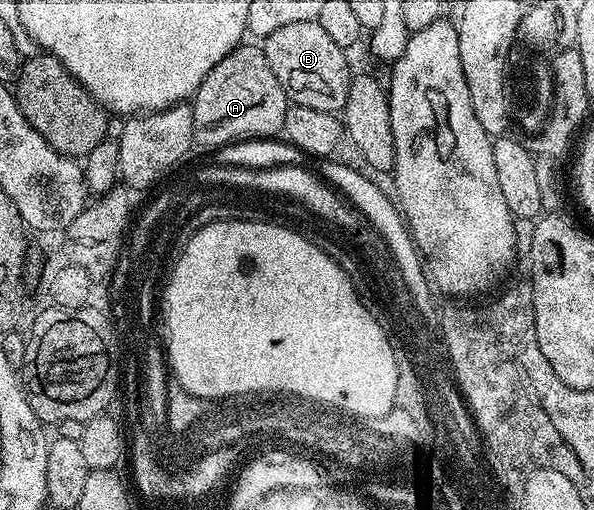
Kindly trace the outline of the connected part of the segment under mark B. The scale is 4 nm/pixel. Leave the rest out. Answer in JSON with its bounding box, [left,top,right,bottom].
[263,21,351,114]

